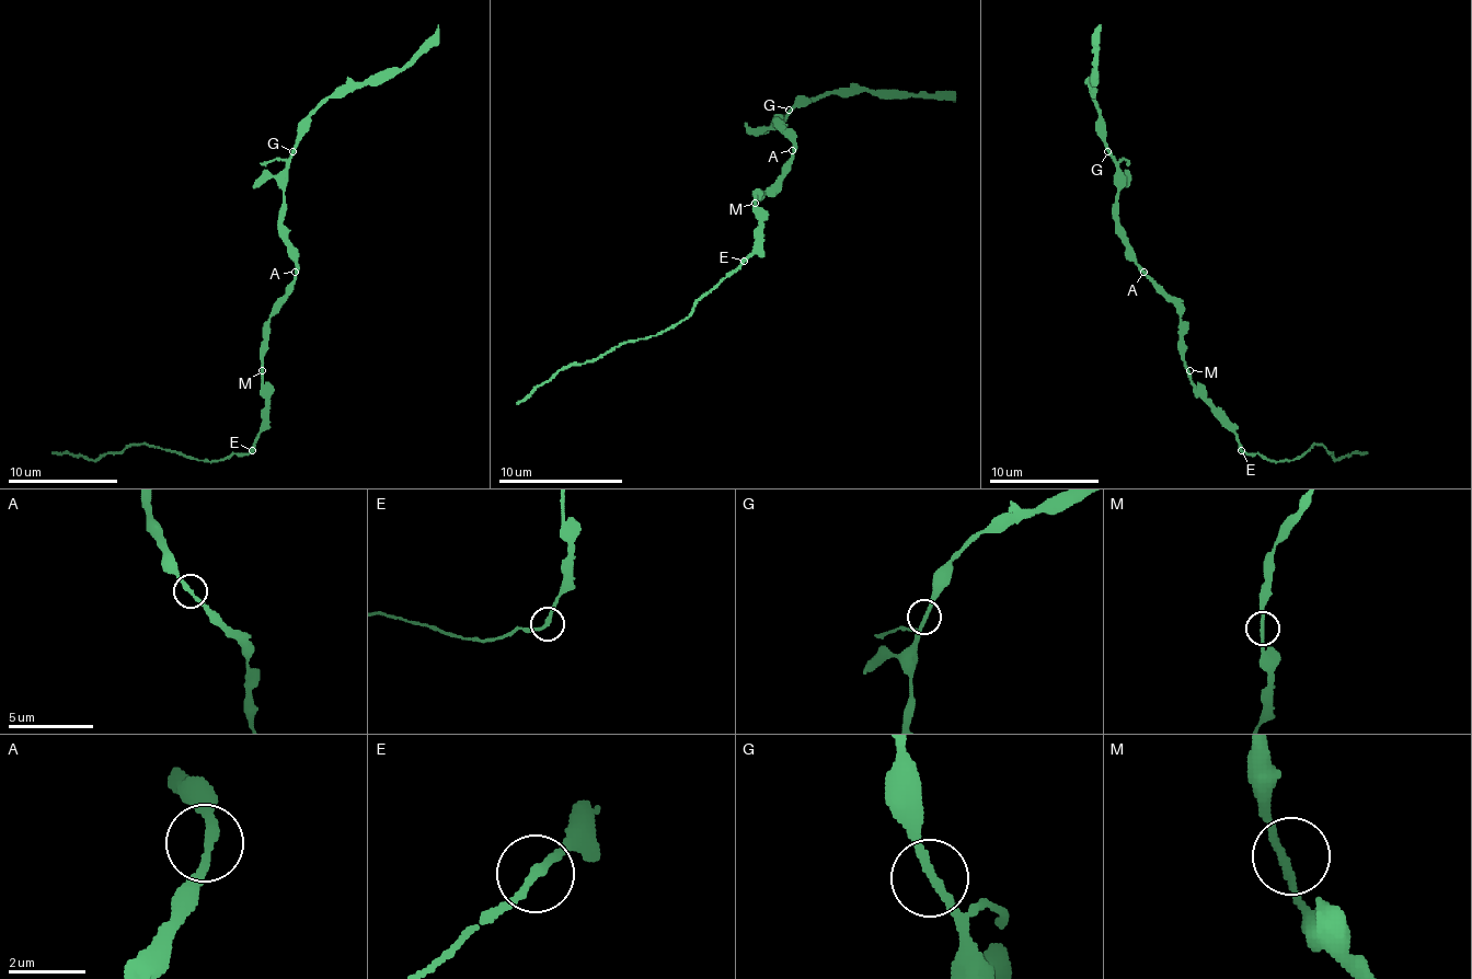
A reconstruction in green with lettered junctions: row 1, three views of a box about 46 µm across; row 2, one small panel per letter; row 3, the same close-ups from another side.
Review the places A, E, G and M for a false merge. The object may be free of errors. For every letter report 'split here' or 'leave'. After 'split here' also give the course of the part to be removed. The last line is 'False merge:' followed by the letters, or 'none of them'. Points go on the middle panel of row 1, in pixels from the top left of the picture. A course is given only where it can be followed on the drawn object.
A: leave
E: leave
G: leave
M: leave
False merge: none of them

